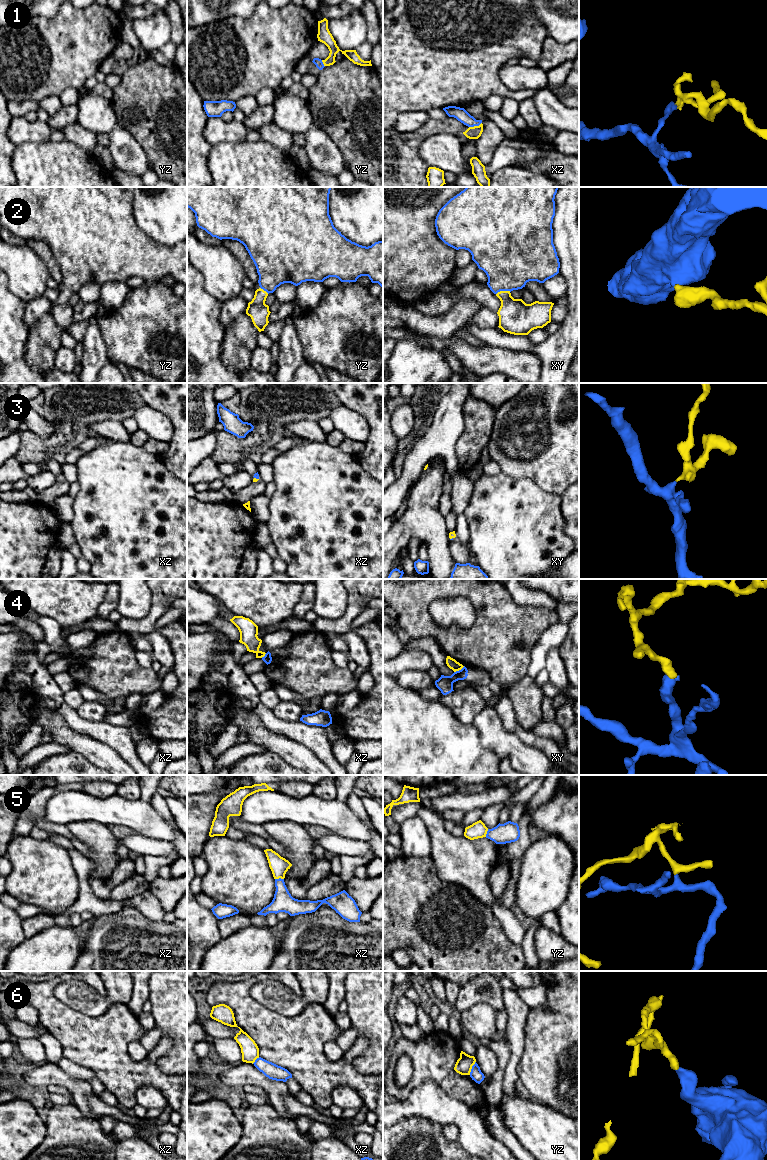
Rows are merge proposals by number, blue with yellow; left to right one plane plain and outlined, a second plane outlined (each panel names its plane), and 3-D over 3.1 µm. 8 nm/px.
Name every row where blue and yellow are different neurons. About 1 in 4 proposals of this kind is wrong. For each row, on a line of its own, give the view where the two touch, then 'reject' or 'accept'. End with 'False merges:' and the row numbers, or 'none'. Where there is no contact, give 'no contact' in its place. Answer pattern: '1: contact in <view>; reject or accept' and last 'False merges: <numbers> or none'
1: contact in xz; reject
2: contact in xy; accept
3: contact in xz; accept
4: contact in xy; reject
5: contact in xz; accept
6: contact in yz; reject
False merges: 1, 4, 6

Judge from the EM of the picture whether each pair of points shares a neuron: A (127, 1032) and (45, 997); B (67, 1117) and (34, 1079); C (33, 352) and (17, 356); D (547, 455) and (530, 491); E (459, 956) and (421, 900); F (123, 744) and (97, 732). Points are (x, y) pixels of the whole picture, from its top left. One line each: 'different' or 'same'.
A: same
B: different
C: different
D: different
E: same
F: same

